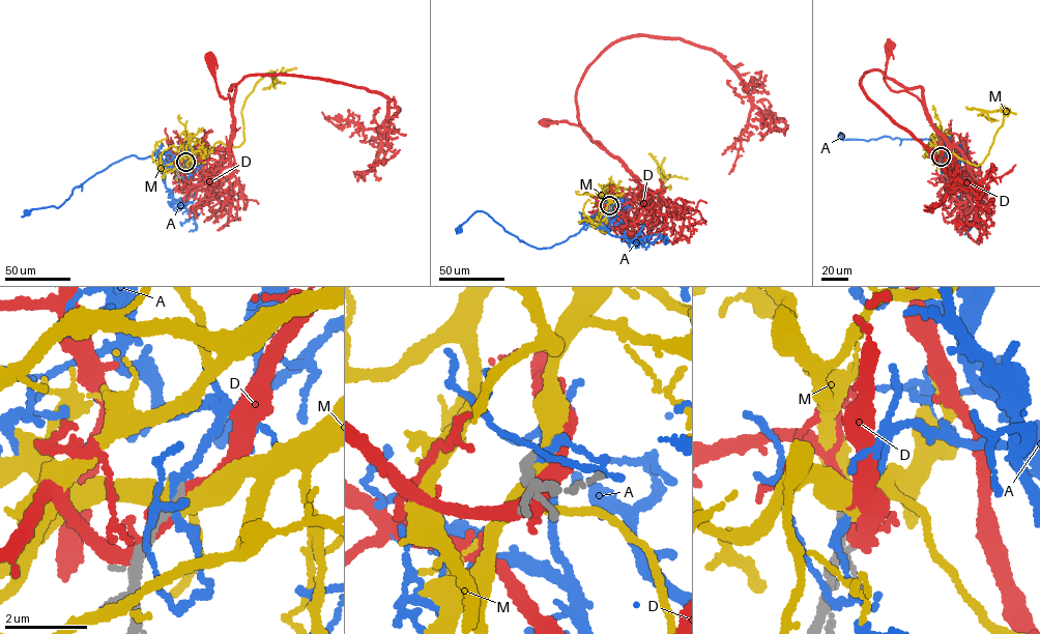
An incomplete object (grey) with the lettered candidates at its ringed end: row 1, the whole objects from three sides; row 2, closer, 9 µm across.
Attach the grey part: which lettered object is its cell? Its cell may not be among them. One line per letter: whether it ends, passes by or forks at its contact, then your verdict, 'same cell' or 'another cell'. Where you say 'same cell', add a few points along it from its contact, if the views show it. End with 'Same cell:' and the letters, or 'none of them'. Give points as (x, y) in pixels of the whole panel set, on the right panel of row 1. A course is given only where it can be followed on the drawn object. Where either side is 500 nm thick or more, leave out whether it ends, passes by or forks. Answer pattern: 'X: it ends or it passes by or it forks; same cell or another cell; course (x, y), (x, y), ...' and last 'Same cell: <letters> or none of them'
A: it passes by; another cell
D: it passes by; same cell; course (941, 156), (943, 147), (957, 156), (950, 153), (920, 101), (905, 91), (893, 90), (885, 81), (890, 44)
M: it passes by; another cell
Same cell: D

